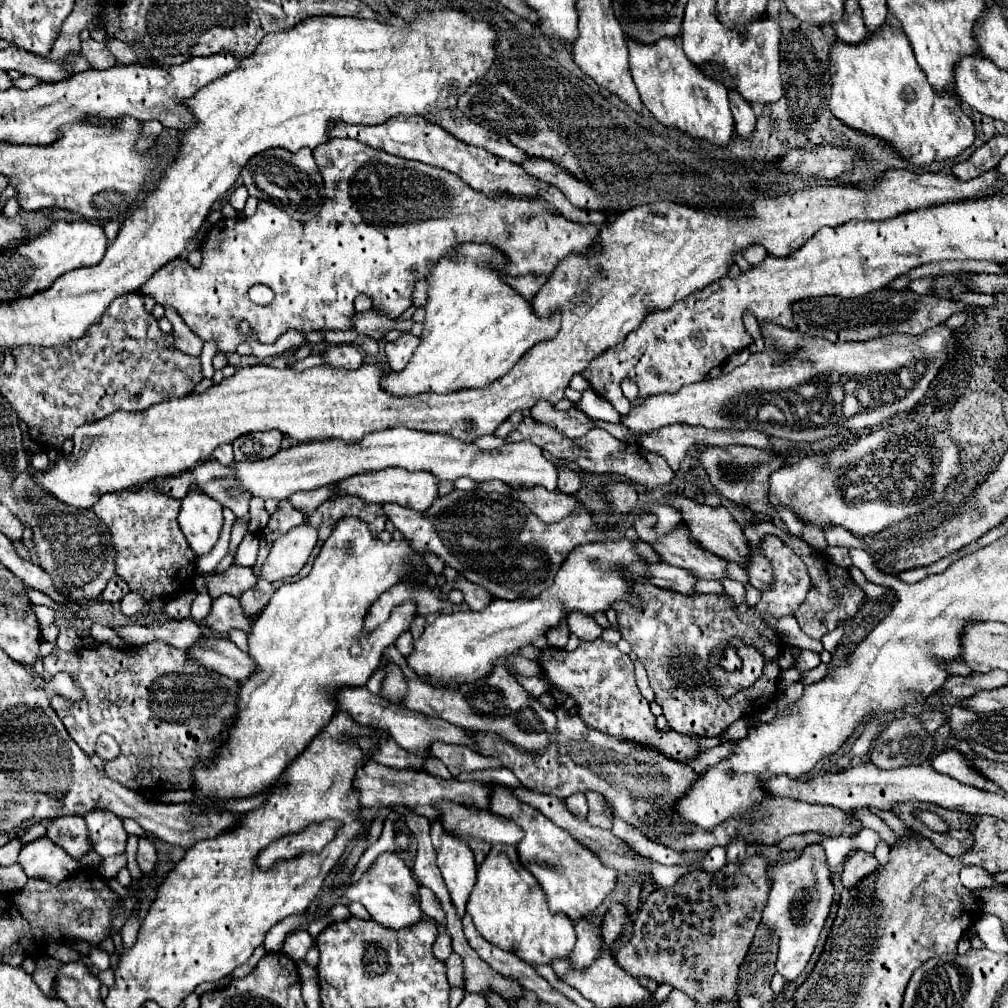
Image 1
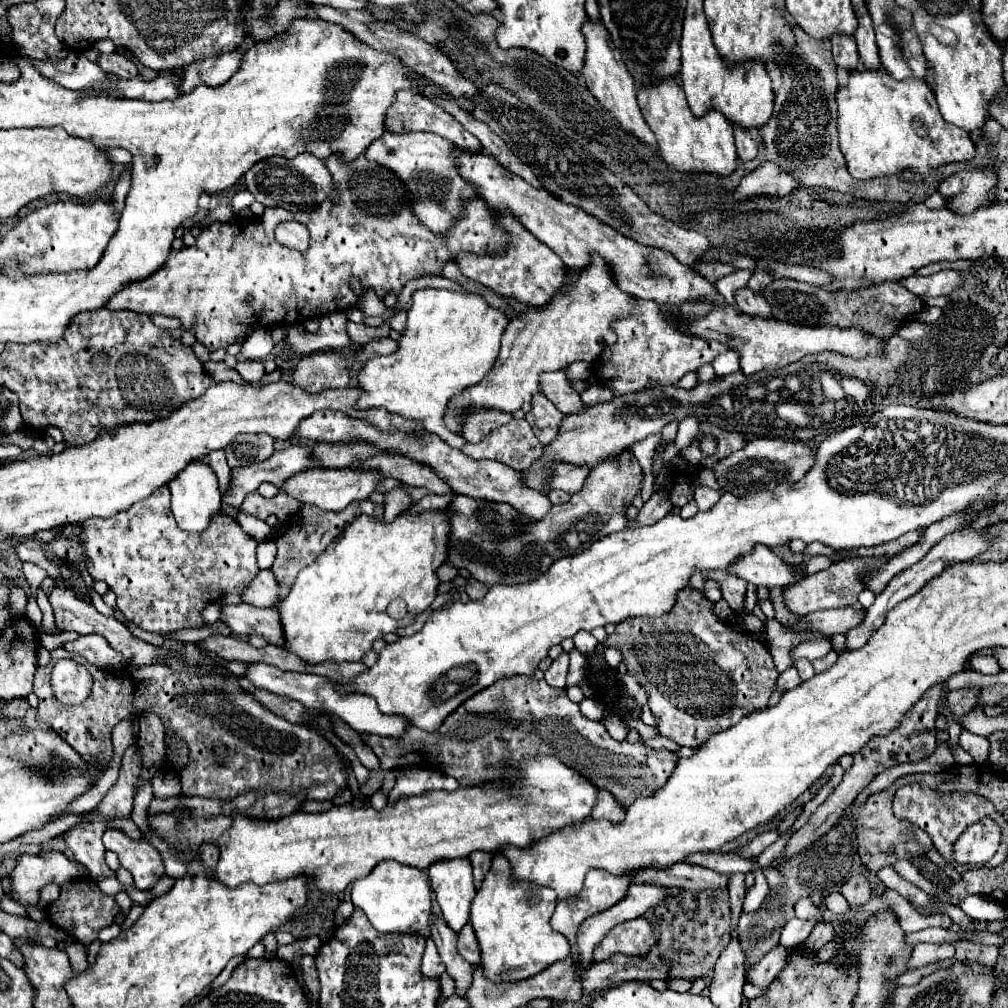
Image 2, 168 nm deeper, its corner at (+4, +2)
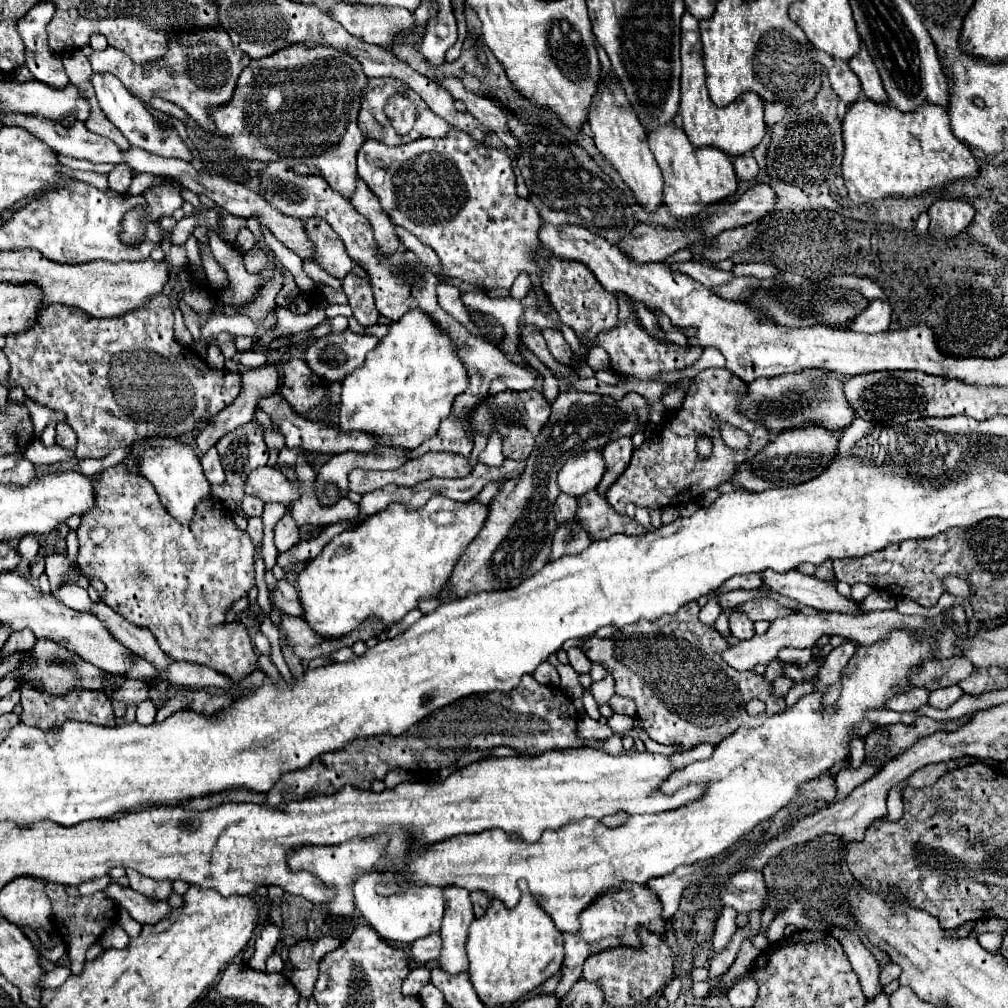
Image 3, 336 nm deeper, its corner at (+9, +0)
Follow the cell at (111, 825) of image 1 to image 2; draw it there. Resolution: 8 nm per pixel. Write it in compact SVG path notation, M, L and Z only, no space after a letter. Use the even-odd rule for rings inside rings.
M106 828L104 846L106 850L116 852L120 866L134 876L134 884L140 890L154 886L156 880L164 874L158 850L146 840L132 840L118 828Z

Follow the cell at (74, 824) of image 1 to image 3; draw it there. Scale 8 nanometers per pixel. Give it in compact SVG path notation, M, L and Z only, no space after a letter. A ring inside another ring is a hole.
M115 882L109 884L105 894L113 902L123 906L131 914L131 918L135 918L139 924L157 924L159 920L167 918L173 912L173 908L167 902L149 900L147 896L141 896L139 892L133 892L131 888L121 888Z

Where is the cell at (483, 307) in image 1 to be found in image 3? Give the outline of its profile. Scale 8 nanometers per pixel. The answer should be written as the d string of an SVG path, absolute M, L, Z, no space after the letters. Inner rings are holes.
M411 310L407 312L397 324L389 326L389 332L375 350L371 350L363 362L361 368L345 376L343 380L343 392L341 392L341 404L339 404L339 428L341 432L363 432L377 438L381 446L393 446L393 448L405 448L413 450L423 440L437 434L437 428L441 420L445 420L451 414L453 400L457 394L461 394L467 384L467 372L453 350L453 342L447 334L441 332L441 328L435 328L431 318L425 318L425 314Z

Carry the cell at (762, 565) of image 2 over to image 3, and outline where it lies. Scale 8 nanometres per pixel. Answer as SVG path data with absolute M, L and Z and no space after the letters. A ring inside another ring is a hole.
M797 570L787 574L763 572L763 582L769 590L799 600L805 606L811 606L821 612L839 612L839 614L863 614L861 606L841 596L833 584L817 580L815 576L805 576Z

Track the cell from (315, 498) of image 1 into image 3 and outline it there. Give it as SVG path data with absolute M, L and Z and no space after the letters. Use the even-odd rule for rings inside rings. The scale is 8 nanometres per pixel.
M245 496L243 502L241 502L241 508L243 508L243 514L245 516L261 516L261 510L263 510L263 502L257 500L257 496Z

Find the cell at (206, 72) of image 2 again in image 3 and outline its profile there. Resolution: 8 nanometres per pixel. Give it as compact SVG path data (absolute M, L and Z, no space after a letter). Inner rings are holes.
M215 26L209 28L209 34L203 36L171 38L165 56L149 64L135 64L125 52L117 52L113 46L107 46L103 52L93 52L89 62L93 66L93 72L109 72L117 76L125 84L129 94L139 98L143 104L149 104L153 96L159 96L183 108L203 132L215 134L217 128L209 118L209 110L225 106L231 100L239 74L245 66L249 66L249 56L245 56L239 48L233 48L227 32L221 26Z

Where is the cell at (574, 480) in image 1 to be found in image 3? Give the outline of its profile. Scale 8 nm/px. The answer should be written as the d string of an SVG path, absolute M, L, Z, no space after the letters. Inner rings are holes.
M559 494L557 502L555 502L555 518L559 524L567 524L575 518L575 510L577 510L577 500L573 496L567 494Z

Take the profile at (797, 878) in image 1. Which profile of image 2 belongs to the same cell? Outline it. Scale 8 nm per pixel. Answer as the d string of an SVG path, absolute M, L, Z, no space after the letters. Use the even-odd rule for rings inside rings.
M776 946L774 950L770 950L770 954L766 954L766 958L762 958L762 962L758 962L756 970L750 970L748 982L756 986L772 984L774 978L786 968L788 958L790 958L790 950L786 946Z

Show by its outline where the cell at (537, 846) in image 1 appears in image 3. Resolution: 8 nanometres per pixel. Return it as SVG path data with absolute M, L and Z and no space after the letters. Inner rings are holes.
M625 884L621 892L609 892L609 896L601 896L595 900L593 906L589 906L585 912L581 912L581 932L579 936L563 936L565 938L565 964L563 964L563 978L557 986L557 998L563 998L569 988L581 978L583 964L589 956L599 954L609 948L627 946L627 948L641 948L641 940L637 936L639 928L649 930L651 934L665 938L665 918L661 916L661 902L659 898L647 888L639 884Z

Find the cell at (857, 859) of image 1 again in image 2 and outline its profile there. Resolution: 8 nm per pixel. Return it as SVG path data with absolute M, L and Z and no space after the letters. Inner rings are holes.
M854 874L854 876L850 876L850 878L842 884L842 888L840 888L840 894L848 900L848 904L850 904L852 910L856 910L856 906L868 902L870 896L872 896L870 892L872 892L872 890L870 890L870 882L866 880L864 874Z

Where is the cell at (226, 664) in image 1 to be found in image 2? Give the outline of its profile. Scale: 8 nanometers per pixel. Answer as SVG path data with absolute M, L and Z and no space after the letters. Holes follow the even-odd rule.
M254 662L254 664L248 664L248 668L246 668L246 672L244 672L242 678L246 678L256 688L262 688L262 690L268 690L268 692L286 696L290 700L298 700L306 708L316 708L320 712L330 712L338 720L344 720L350 728L354 728L360 734L366 732L366 734L400 738L400 736L404 736L406 728L410 726L410 722L406 718L398 716L398 714L384 714L384 712L380 712L378 706L376 706L376 700L372 696L356 694L356 692L352 692L352 694L340 694L338 692L338 684L330 682L324 676L306 674L306 672L284 672L284 670L278 670L276 666L262 664L262 662Z

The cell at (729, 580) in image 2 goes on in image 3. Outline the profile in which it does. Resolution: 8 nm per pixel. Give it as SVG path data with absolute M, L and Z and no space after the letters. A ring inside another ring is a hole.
M737 608L729 610L729 630L739 640L749 640L755 636L751 620L745 620L745 616L741 616L741 612L737 612Z

